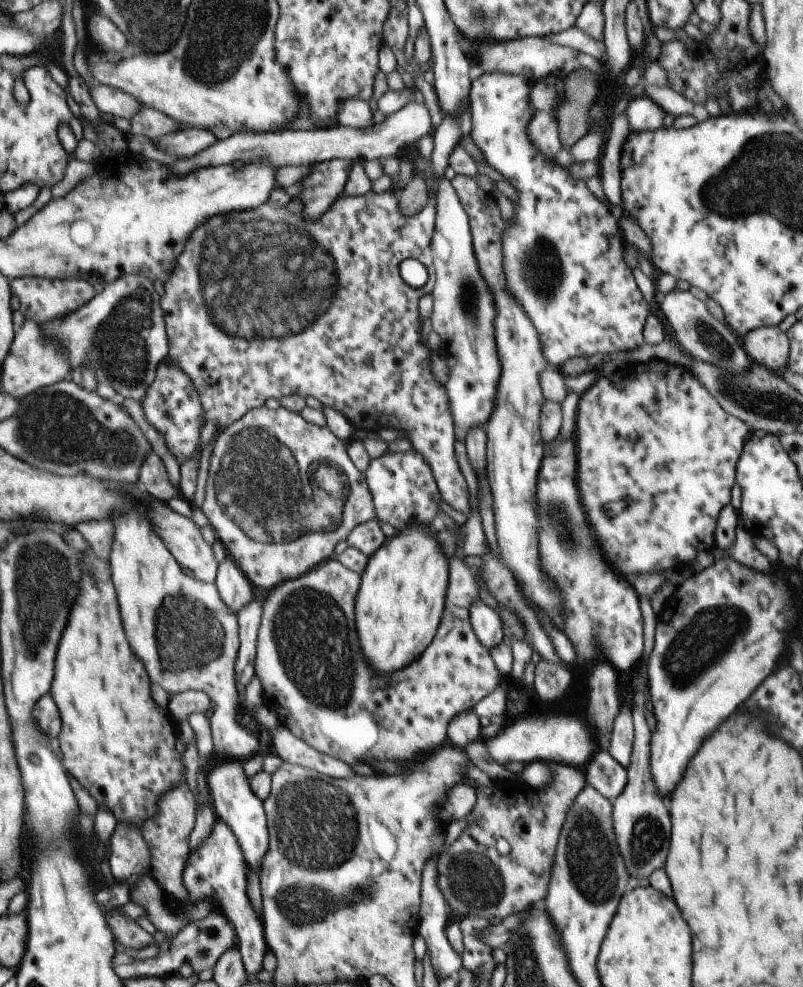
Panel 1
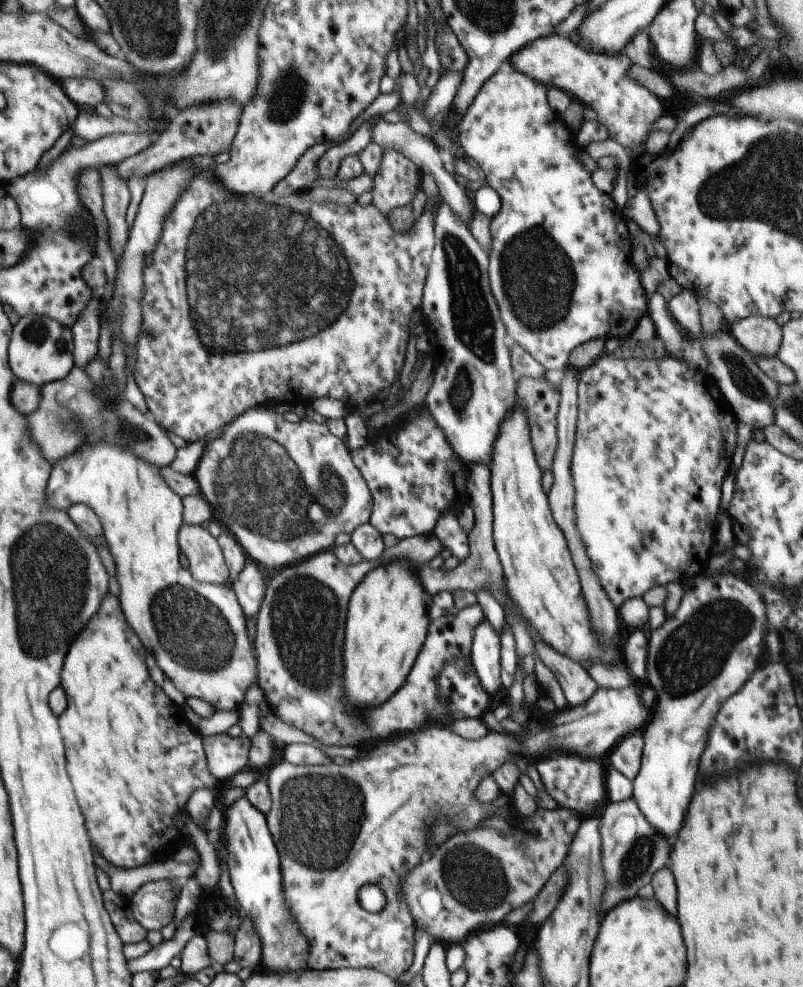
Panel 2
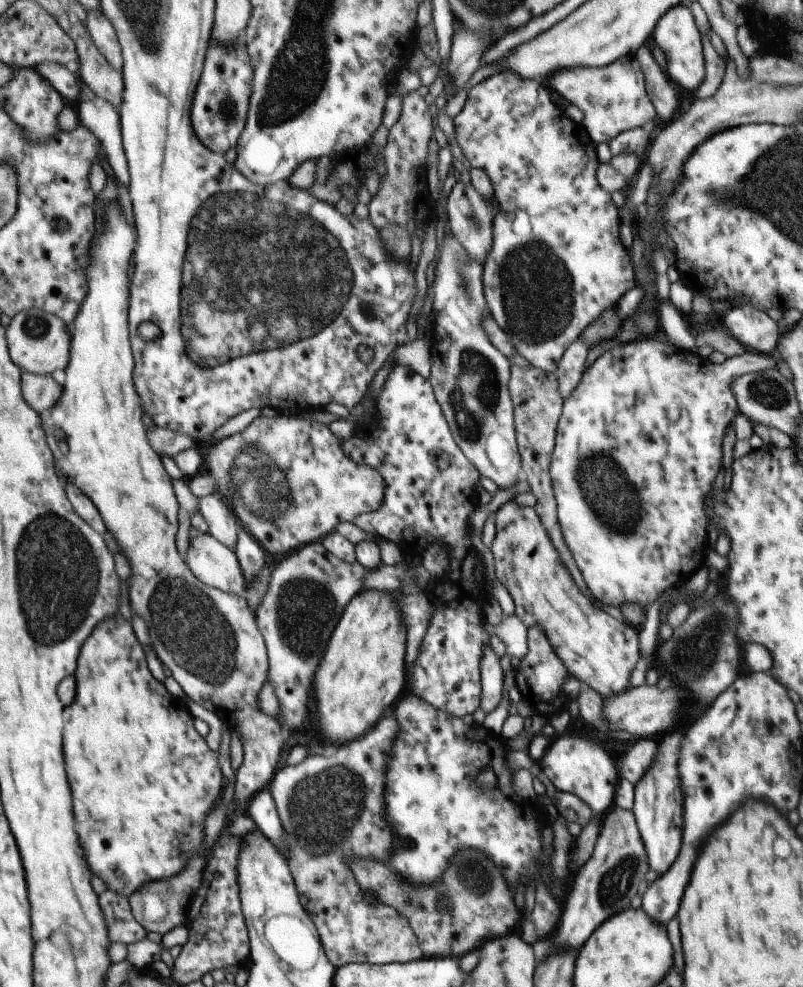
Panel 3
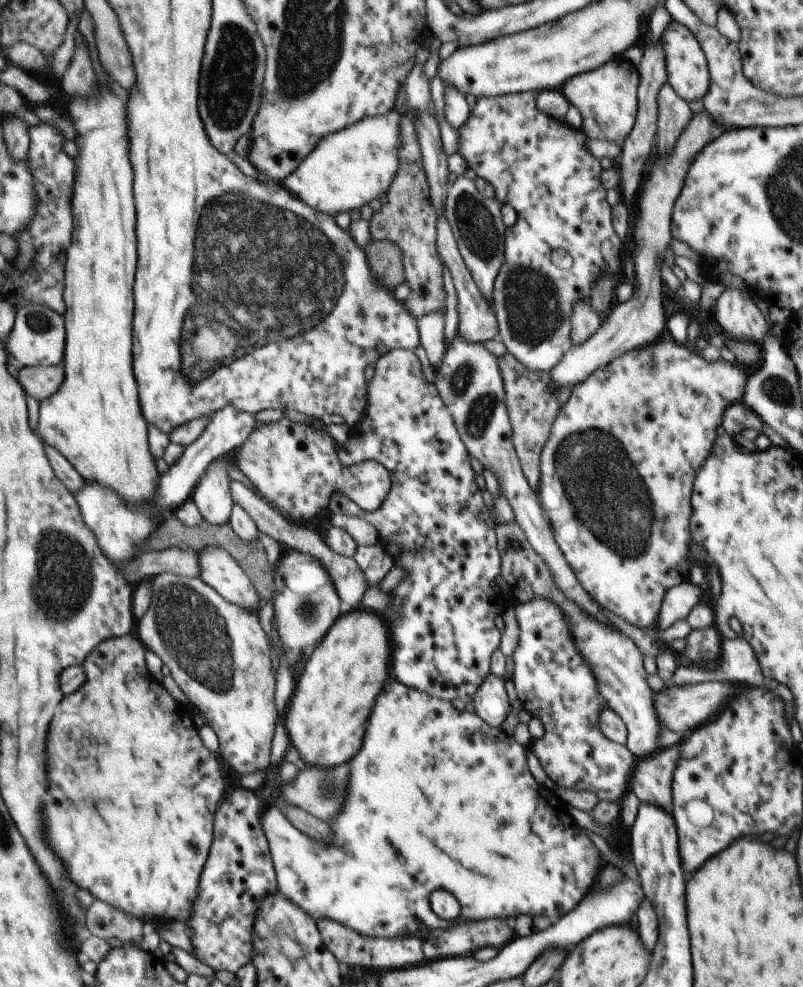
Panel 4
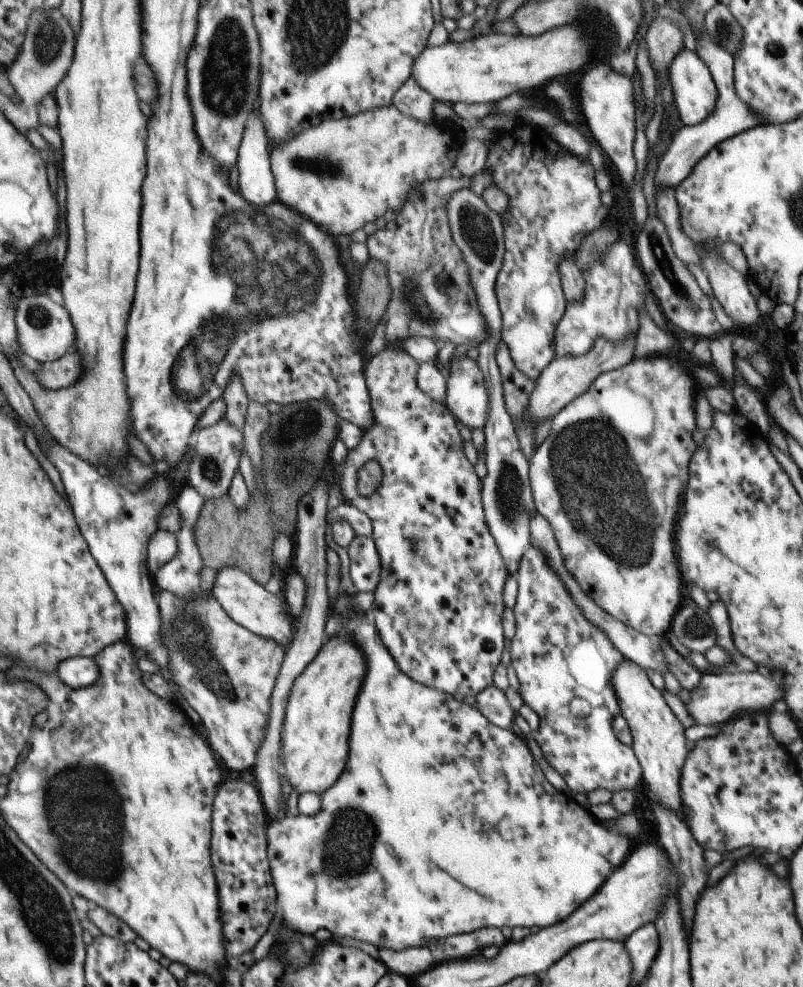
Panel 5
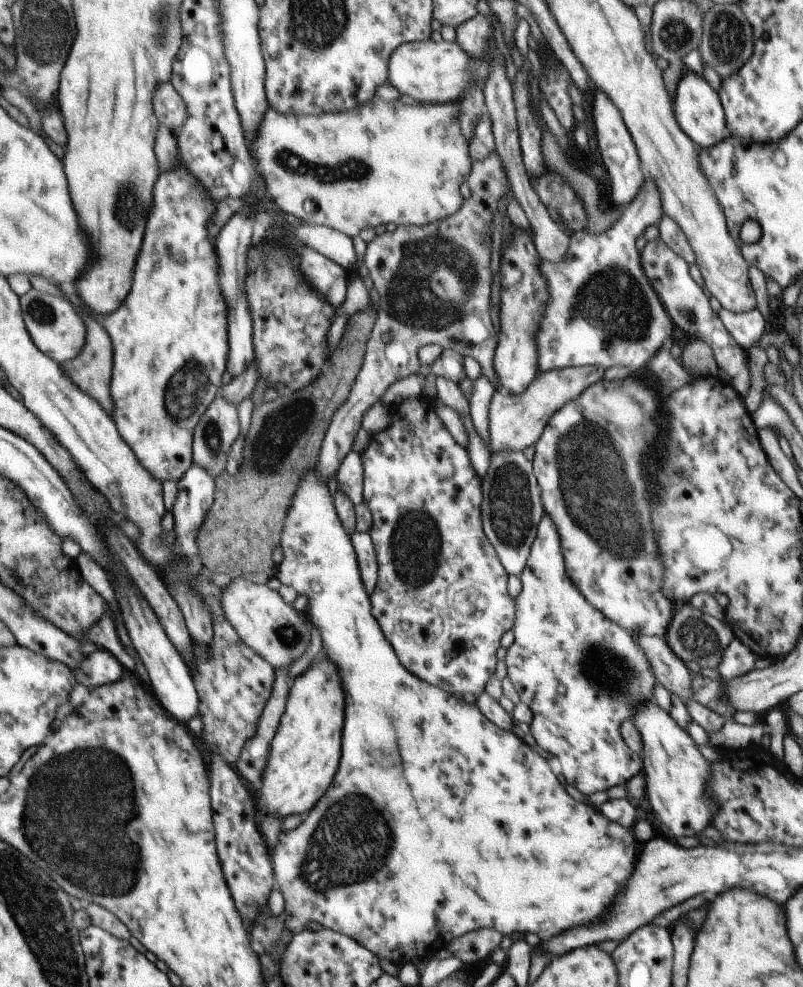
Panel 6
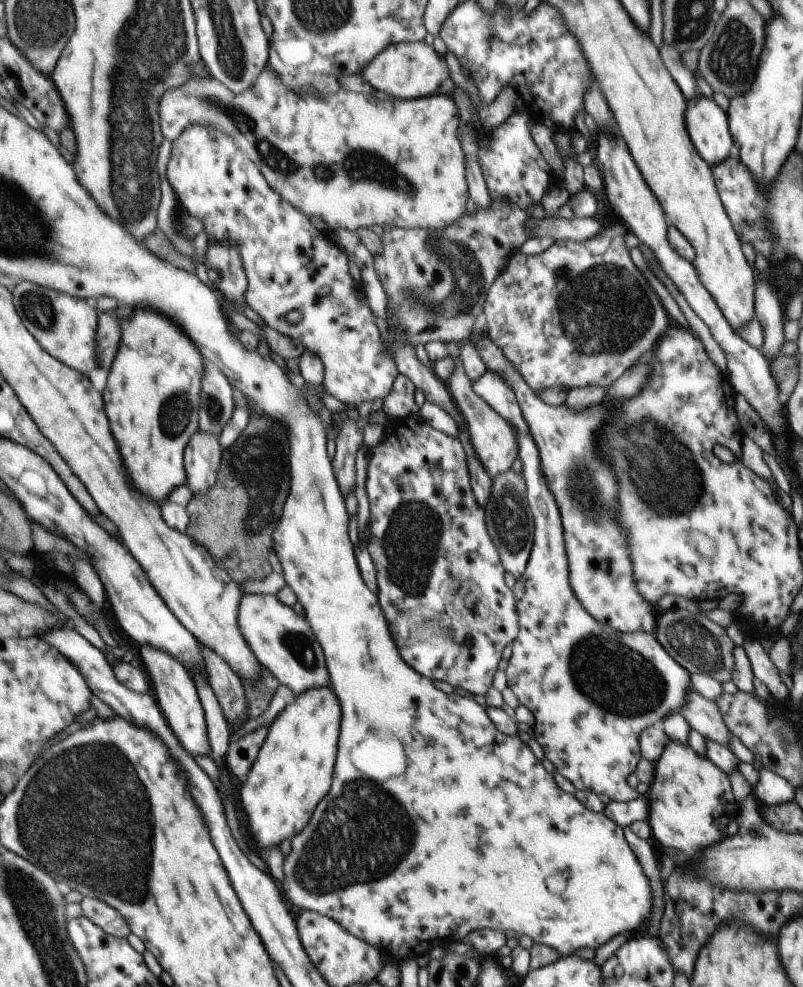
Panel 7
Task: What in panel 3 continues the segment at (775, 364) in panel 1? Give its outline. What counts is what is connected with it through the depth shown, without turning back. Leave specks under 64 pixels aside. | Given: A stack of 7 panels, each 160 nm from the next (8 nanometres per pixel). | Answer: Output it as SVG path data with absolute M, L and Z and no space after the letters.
M741 304L723 312L722 321L729 334L747 350L769 355L776 347L778 324L765 311Z

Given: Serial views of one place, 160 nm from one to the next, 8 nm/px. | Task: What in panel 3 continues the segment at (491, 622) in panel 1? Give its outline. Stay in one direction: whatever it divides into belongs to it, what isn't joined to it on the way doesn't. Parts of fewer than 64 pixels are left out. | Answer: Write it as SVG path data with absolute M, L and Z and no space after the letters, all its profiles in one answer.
M489 644L483 645L479 661L480 672L480 705L478 706L486 714L493 710L499 700L502 691L502 672L499 665L499 657Z

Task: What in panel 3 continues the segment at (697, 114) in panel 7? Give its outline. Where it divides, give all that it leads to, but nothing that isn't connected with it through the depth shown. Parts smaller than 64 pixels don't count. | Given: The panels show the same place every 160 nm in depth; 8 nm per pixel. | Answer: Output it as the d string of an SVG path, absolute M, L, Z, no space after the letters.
M684 2L677 3L665 12L653 27L651 38L665 56L665 74L669 82L677 87L680 94L686 95L691 90L695 92L703 80L705 66L703 65L701 51L701 35L693 21L693 17L691 17L688 4Z

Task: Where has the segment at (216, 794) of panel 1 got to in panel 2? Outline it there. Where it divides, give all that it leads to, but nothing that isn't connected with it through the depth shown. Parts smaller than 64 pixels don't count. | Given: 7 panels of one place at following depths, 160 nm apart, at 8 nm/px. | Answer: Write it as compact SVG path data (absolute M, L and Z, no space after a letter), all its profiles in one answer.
M245 797L236 798L222 810L227 872L239 913L249 916L261 943L260 969L296 971L306 968L309 944L294 923L285 904L281 886L279 857L273 844L265 815Z

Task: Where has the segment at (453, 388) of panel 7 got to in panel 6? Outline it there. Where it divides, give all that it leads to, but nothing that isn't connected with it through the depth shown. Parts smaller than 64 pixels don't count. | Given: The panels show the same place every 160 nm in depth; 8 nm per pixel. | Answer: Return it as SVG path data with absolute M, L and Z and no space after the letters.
M581 366L561 368L540 372L521 394L505 395L494 391L488 404L488 434L489 451L493 452L521 452L531 444L534 444L543 432L543 426L547 424L547 418L574 400L591 384L598 382L603 376L603 368L597 366Z

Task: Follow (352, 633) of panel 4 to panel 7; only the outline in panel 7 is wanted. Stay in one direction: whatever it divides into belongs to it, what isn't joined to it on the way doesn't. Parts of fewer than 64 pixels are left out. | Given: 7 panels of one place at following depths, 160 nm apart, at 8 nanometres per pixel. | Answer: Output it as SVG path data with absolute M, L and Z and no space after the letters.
M330 687L308 688L287 703L267 729L237 799L251 837L264 851L297 834L329 790L340 731L337 697Z

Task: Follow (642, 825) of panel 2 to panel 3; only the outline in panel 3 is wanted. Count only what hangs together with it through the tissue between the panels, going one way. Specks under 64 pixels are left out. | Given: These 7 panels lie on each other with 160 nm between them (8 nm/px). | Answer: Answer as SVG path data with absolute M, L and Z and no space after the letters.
M612 806L602 814L600 829L587 862L577 872L569 894L565 896L565 910L558 920L557 932L551 940L533 944L536 964L549 956L557 946L579 948L604 920L629 907L633 896L641 894L648 858L632 809Z

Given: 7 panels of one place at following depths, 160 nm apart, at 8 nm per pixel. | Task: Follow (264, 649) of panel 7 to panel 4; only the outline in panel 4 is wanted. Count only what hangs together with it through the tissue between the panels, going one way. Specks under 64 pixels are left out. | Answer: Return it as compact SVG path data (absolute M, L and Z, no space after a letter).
M216 545L203 547L195 554L198 577L205 584L234 605L259 610L259 598L232 555Z

